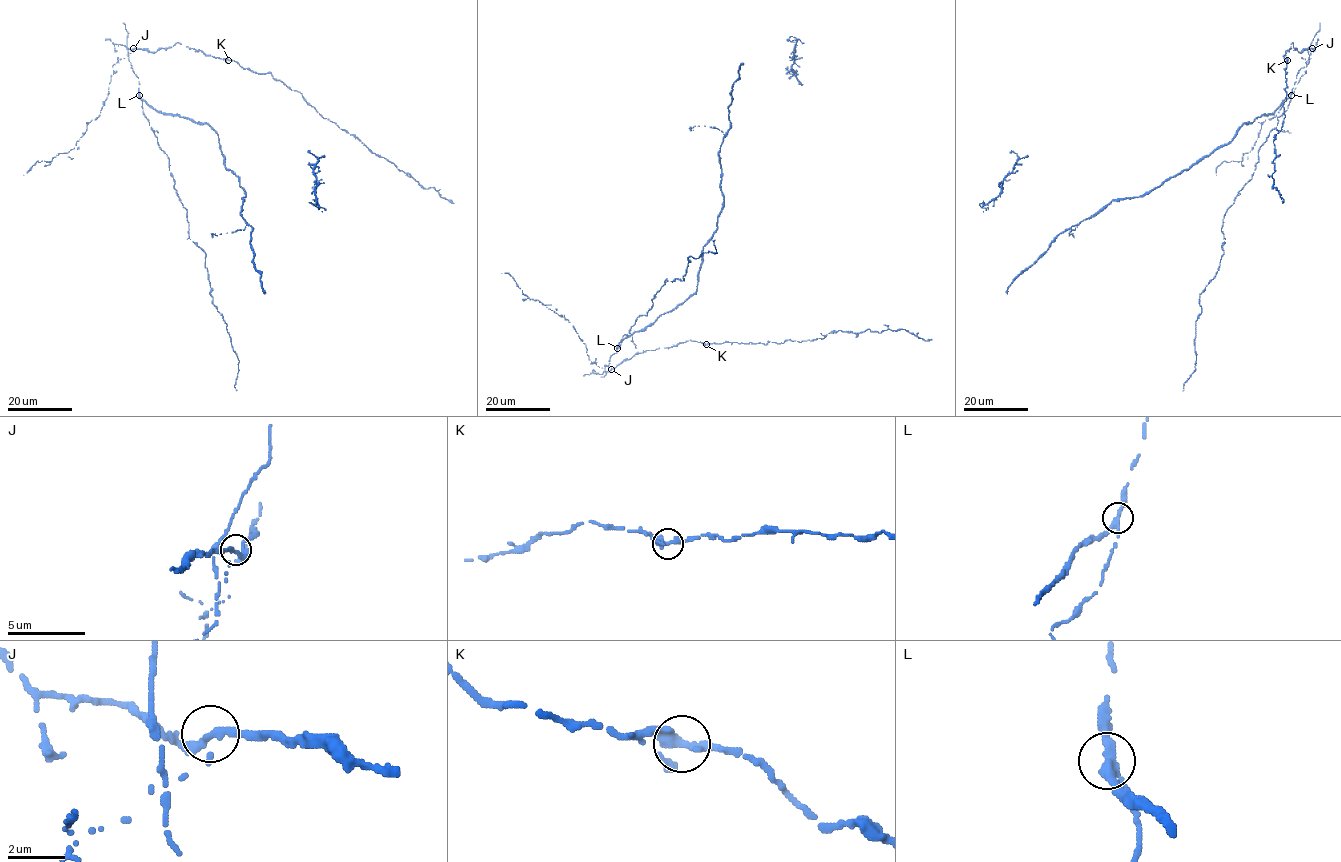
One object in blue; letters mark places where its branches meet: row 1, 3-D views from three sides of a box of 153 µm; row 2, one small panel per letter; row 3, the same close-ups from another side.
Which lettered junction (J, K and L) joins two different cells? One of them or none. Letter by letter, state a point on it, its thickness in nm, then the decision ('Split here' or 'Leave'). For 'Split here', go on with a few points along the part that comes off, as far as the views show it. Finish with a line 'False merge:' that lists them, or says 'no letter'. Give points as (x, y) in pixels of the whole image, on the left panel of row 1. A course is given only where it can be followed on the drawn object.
J: Place: (133, 48). Thickness 240 nm. Leave
K: Place: (228, 60). Thickness 300 nm. Leave
L: Place: (139, 95). Thickness 280 nm. Split here. Course of the part to remove: (139, 95), (218, 136), (224, 166), (245, 190), (241, 214), (253, 229), (265, 293)
False merge: L

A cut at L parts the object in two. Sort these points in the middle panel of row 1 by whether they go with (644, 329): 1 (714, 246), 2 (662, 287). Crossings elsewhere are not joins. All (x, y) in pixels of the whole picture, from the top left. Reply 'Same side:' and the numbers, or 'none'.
Same side: none

